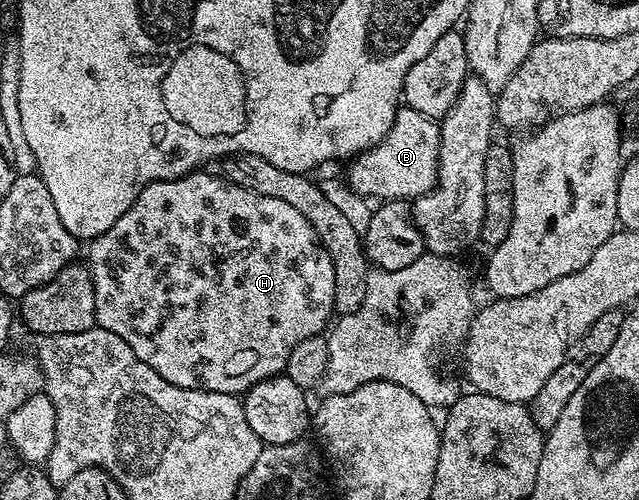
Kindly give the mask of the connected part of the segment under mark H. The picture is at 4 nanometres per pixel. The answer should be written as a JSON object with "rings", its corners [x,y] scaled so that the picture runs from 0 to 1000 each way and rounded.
{"rings":[[[329,340],[296,344],[274,360],[252,360],[225,372],[203,418],[188,428],[188,436],[182,436],[182,444],[175,444],[163,468],[139,482],[138,534],[144,548],[144,572],[150,580],[152,654],[188,668],[188,676],[200,684],[205,708],[219,724],[238,732],[238,740],[244,740],[244,748],[250,748],[250,756],[264,768],[283,776],[311,776],[321,784],[382,788],[401,764],[446,746],[451,708],[457,708],[457,700],[463,700],[476,676],[501,672],[512,662],[524,630],[526,548],[520,540],[513,500],[501,484],[495,460],[488,460],[488,444],[482,444],[469,420],[451,412],[451,404],[438,404],[438,396],[419,396],[366,368],[352,350],[333,352],[322,342]]]}

